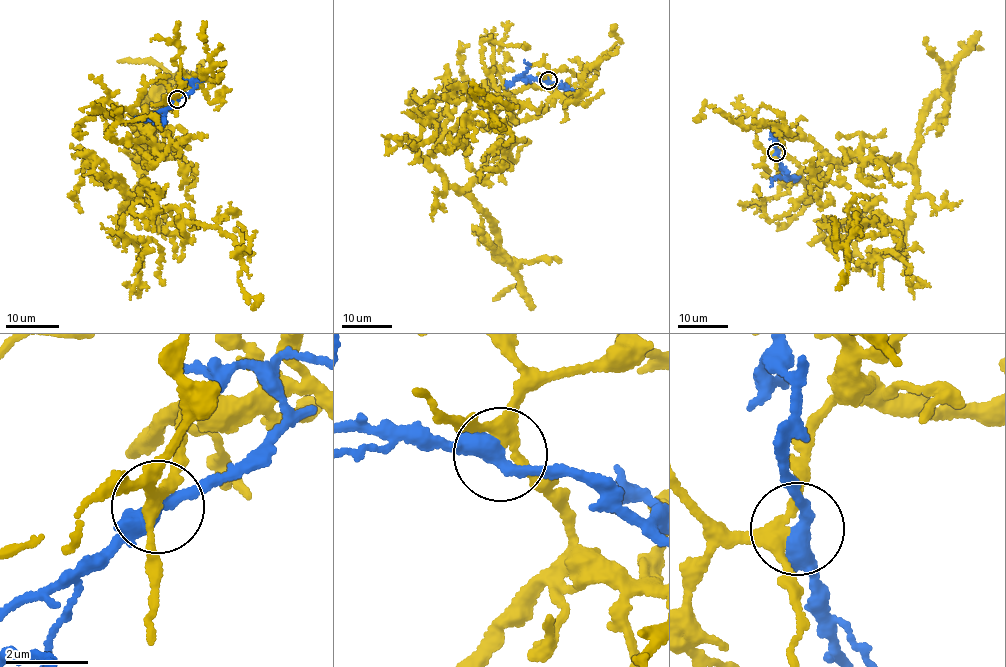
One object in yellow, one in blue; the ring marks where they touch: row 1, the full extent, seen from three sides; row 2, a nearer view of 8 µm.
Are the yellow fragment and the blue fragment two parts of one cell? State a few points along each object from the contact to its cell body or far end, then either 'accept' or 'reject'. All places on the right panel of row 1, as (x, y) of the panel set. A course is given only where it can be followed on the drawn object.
yellow via (775, 152), (784, 136), (810, 140), (835, 160), (895, 160), (913, 175), (904, 221), (850, 222), (838, 290) | blue via (776, 152), (785, 176), (771, 181), (770, 186) | accept

